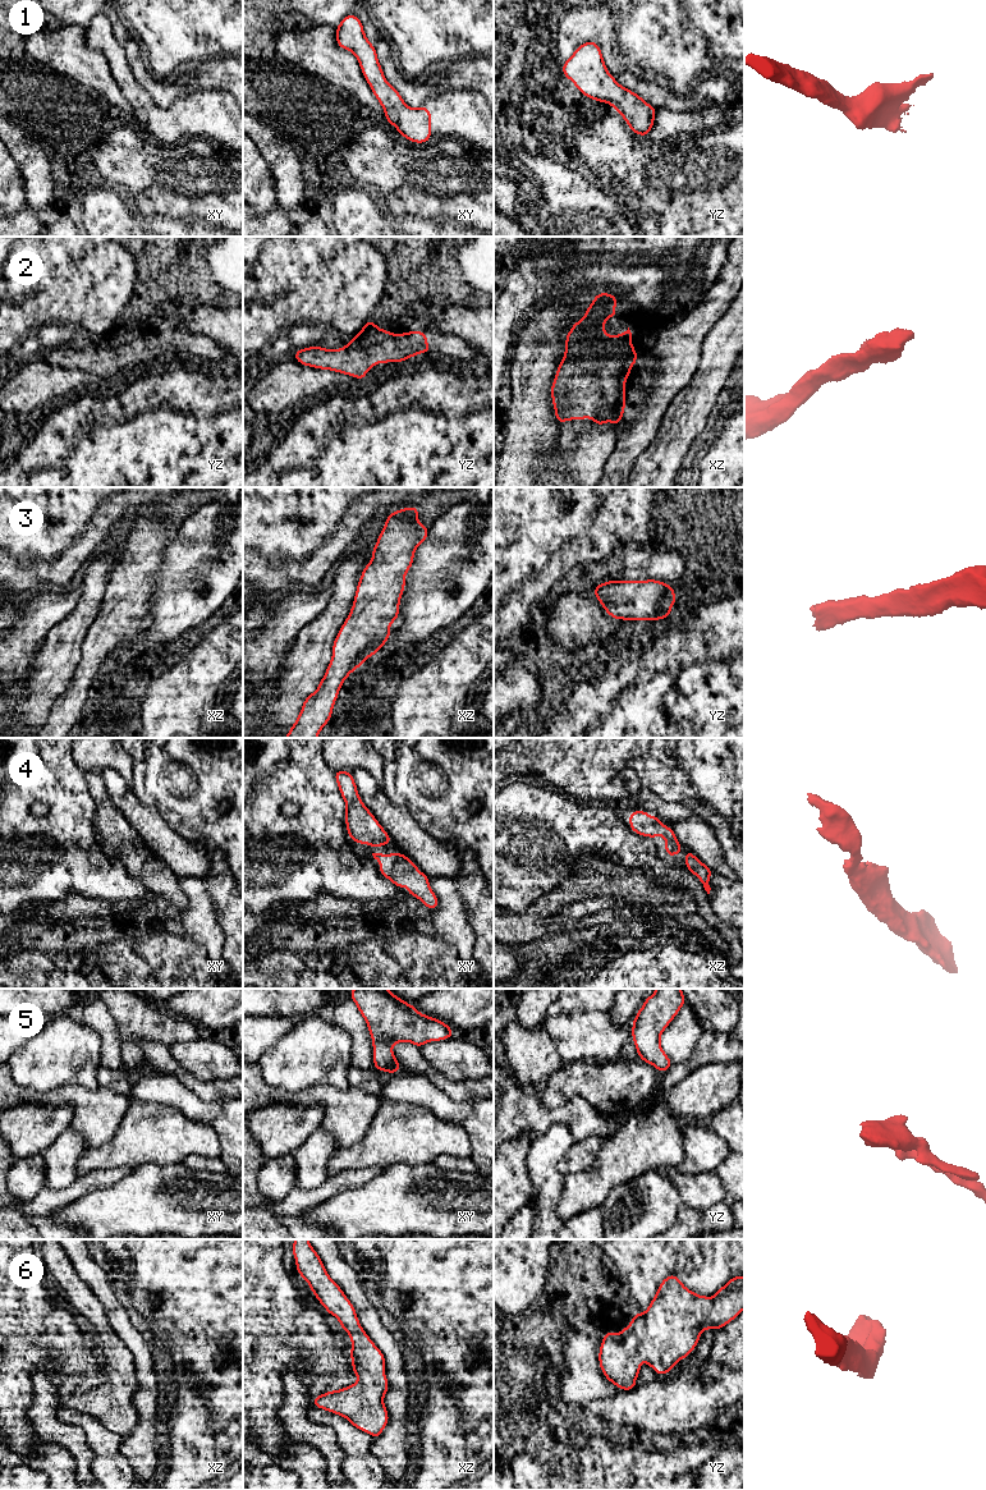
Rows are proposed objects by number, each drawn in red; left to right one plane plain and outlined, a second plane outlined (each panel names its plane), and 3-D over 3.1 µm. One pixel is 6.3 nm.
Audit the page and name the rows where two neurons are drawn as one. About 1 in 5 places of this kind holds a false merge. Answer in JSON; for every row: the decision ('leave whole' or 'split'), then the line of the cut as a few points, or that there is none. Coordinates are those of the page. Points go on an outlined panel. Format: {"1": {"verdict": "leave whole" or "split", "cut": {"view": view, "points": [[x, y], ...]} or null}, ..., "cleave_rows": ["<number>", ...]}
{"1": {"verdict": "leave whole", "cut": null}, "2": {"verdict": "leave whole", "cut": null}, "3": {"verdict": "leave whole", "cut": null}, "4": {"verdict": "leave whole", "cut": null}, "5": {"verdict": "leave whole", "cut": null}, "6": {"verdict": "leave whole", "cut": null}, "cleave_rows": []}

